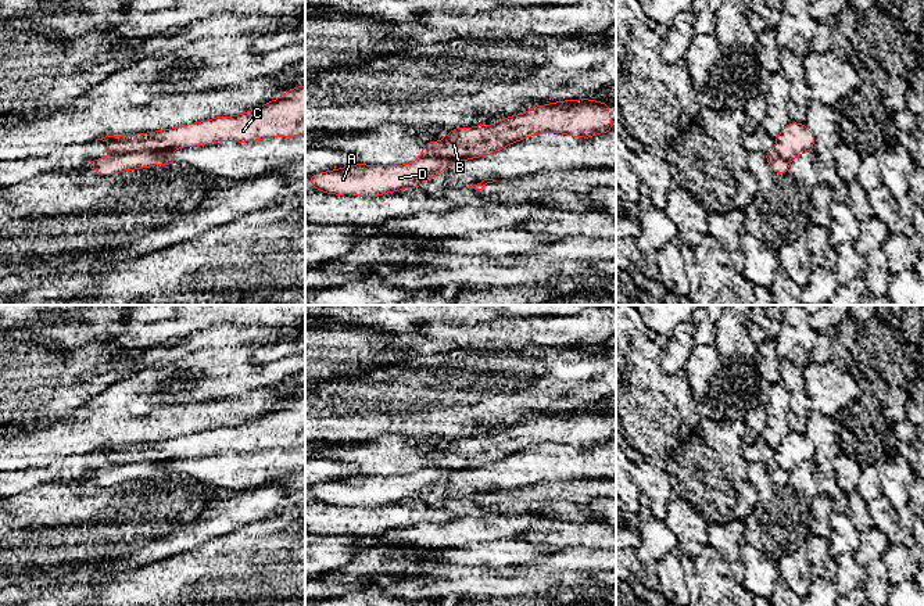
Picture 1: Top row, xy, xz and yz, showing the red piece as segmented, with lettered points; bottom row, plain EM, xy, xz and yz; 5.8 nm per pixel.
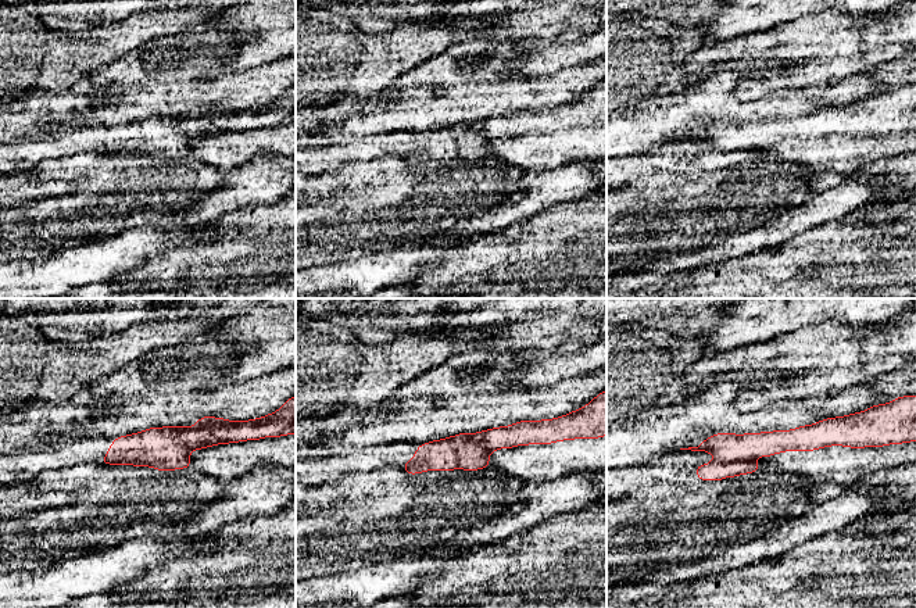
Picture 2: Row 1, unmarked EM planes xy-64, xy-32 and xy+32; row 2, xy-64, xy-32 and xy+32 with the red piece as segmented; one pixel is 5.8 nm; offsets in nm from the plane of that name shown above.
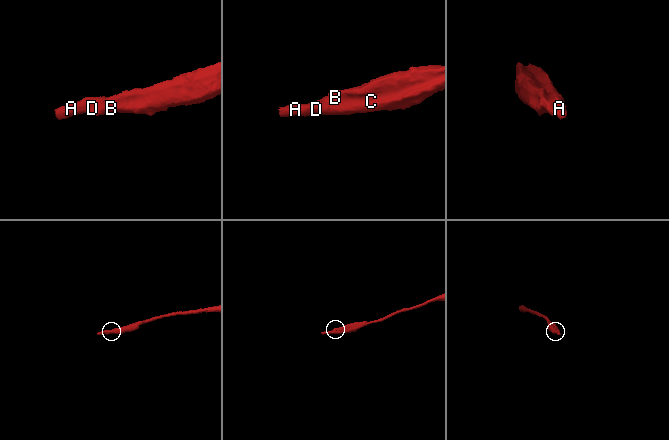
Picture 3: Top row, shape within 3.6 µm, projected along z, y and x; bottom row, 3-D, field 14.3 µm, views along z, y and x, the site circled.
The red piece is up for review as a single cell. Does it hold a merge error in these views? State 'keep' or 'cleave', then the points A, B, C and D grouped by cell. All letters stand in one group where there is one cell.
cleave; A C D / B

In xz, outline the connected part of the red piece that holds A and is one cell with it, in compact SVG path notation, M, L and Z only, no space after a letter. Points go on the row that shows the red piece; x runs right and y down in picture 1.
M420 155L413 162L405 165L365 165L359 162L358 165L348 165L340 169L311 175L309 182L315 189L326 194L358 194L361 197L369 198L404 189L418 189L423 182L441 173L458 161L469 161L469 158L448 159Z

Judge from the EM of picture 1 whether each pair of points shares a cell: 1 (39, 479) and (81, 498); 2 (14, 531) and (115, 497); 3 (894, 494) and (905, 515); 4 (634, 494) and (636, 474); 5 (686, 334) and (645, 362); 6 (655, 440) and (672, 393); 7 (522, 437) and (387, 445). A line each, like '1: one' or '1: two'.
1: two
2: one
3: one
4: two
5: two
6: one
7: one

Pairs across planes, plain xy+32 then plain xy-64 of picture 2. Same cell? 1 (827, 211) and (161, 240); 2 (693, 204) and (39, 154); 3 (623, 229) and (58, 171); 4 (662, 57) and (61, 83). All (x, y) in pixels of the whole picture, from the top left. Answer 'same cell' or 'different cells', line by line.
1: different cells
2: different cells
3: same cell
4: different cells

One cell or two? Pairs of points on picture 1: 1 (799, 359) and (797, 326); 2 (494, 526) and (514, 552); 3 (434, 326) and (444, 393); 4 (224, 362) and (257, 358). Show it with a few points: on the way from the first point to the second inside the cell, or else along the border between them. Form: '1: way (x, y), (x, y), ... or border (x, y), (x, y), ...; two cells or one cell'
1: way (798, 351), (797, 334); one cell
2: border (515, 538), (489, 541); two cells
3: border (454, 347), (487, 348); two cells
4: border (279, 341), (261, 344), (253, 352), (249, 362); two cells

